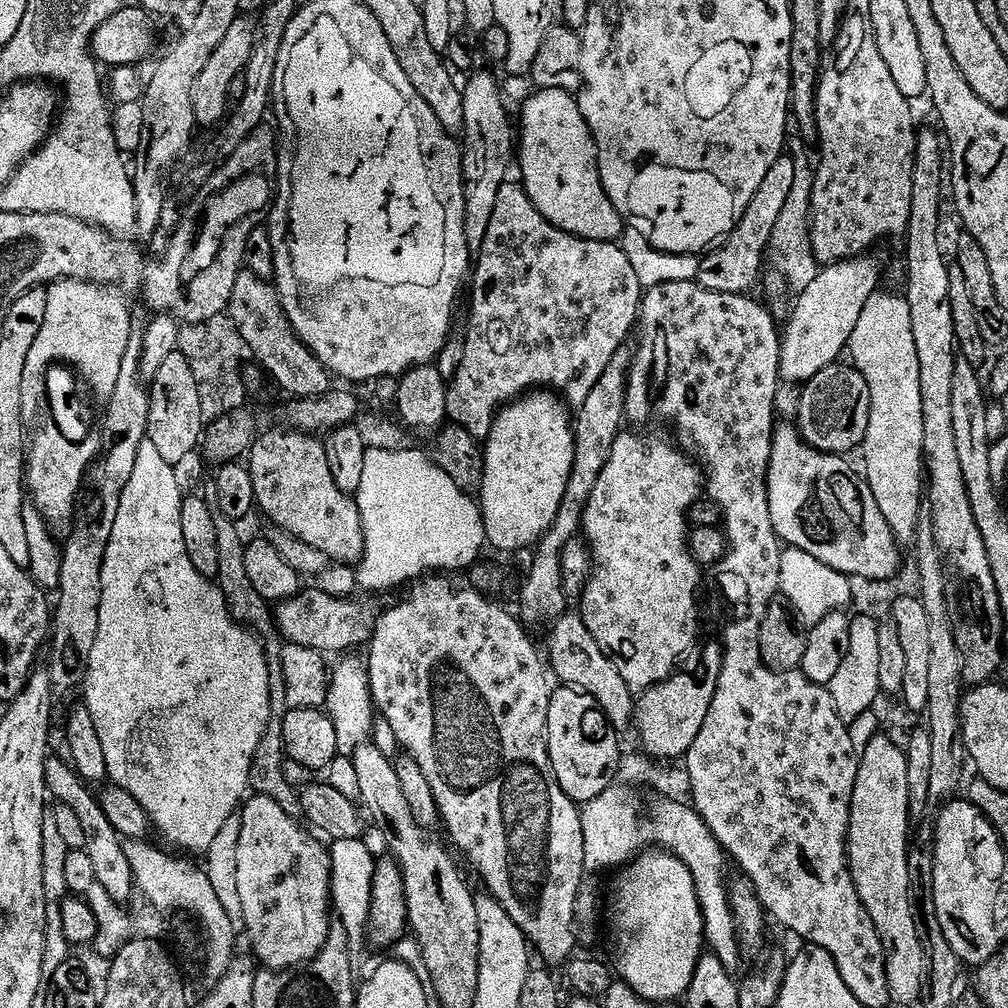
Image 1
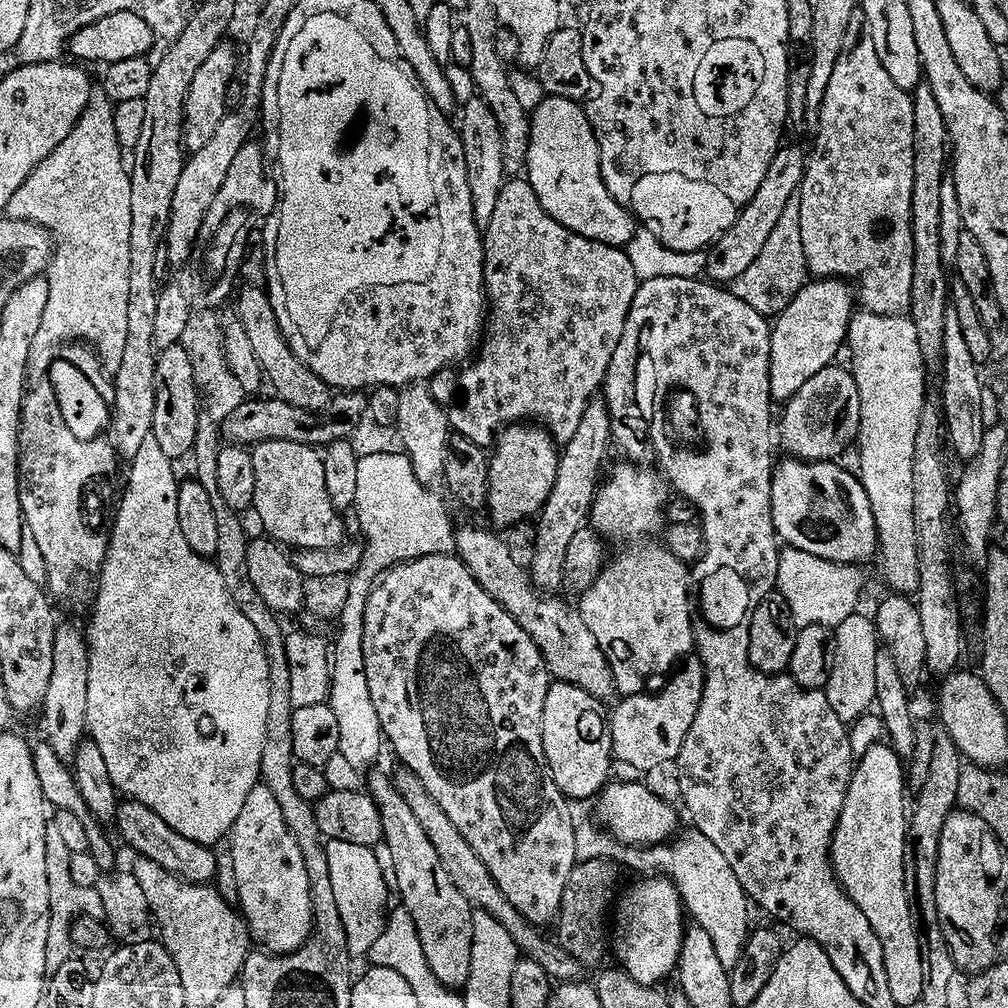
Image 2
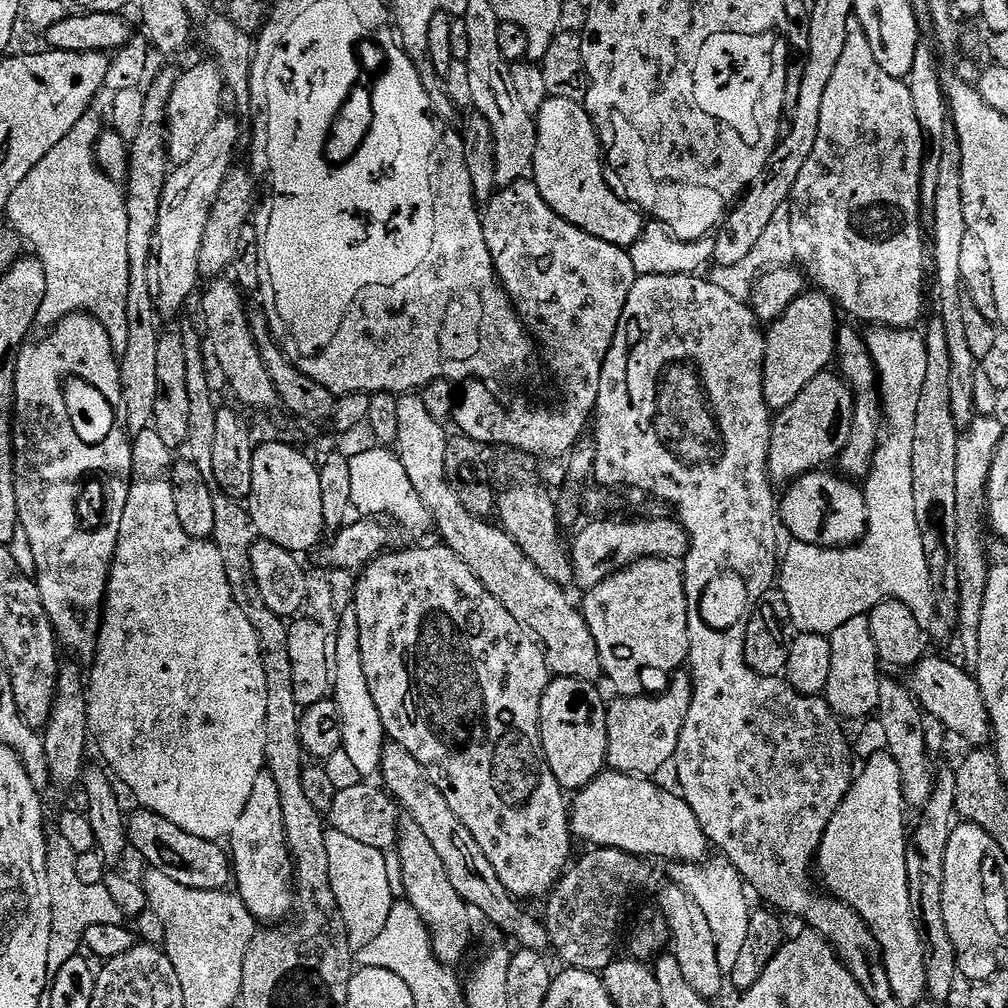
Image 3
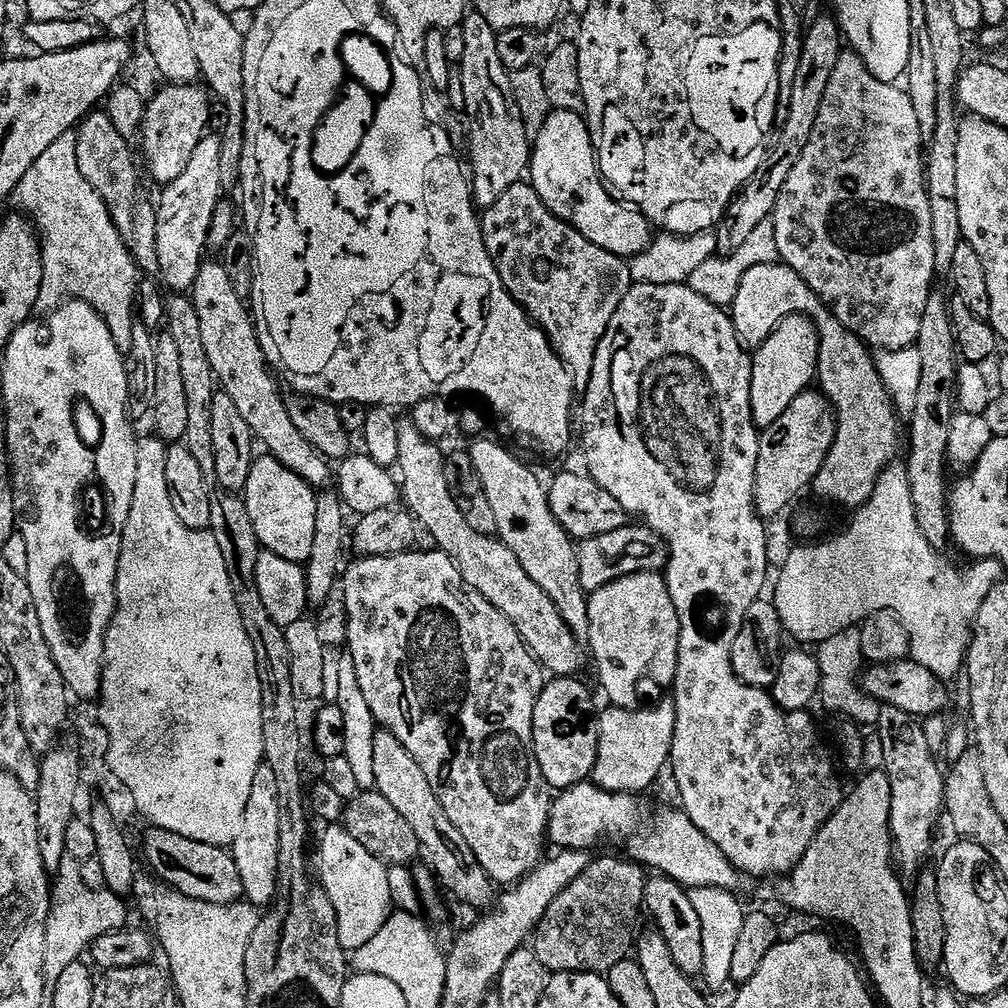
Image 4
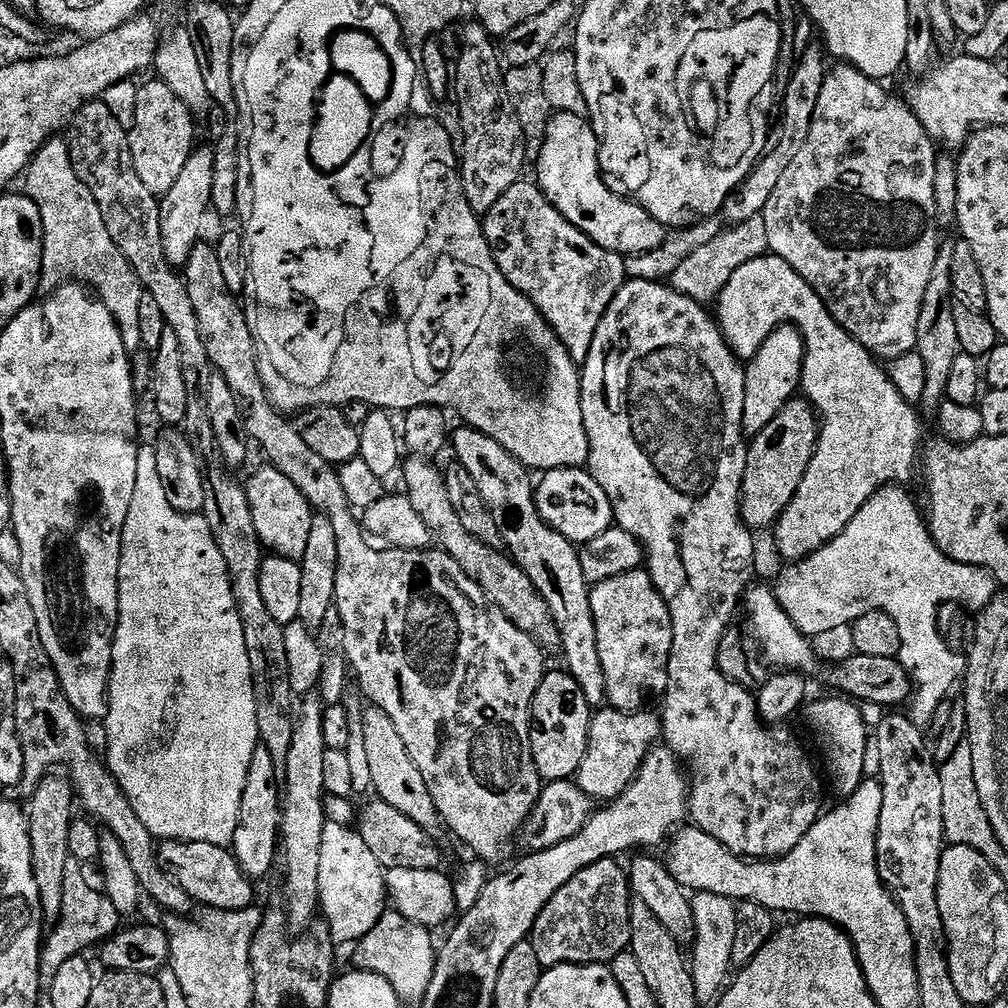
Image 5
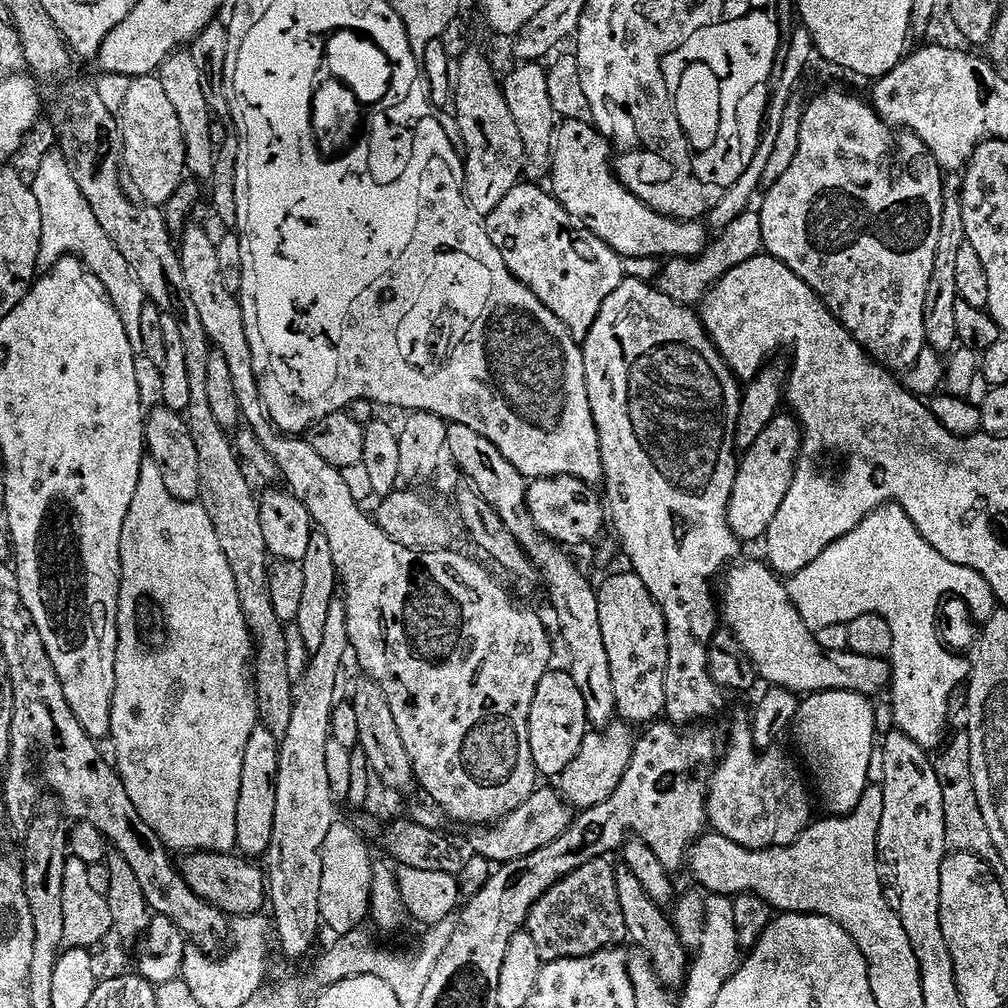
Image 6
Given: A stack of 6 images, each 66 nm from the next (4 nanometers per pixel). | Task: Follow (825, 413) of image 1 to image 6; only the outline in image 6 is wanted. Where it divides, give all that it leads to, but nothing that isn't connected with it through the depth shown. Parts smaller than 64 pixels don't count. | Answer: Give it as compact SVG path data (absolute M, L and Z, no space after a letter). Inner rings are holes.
M778 414L770 422L770 426L766 426L766 430L758 434L758 442L754 442L754 446L743 453L736 470L734 490L728 503L728 521L730 530L742 542L763 541L767 537L770 522L774 520L778 506L782 506L796 476L802 429L795 415L784 415Z

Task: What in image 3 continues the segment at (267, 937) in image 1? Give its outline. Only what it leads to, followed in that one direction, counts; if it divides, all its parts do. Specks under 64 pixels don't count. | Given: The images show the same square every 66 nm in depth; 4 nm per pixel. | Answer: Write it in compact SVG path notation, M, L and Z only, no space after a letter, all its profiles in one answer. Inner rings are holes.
M266 770L260 772L254 781L250 802L246 802L246 810L242 810L238 826L234 826L230 843L234 888L250 914L257 922L265 920L263 923L268 926L287 921L293 915L296 904L292 856L288 852L282 826L282 802L278 798L278 785Z

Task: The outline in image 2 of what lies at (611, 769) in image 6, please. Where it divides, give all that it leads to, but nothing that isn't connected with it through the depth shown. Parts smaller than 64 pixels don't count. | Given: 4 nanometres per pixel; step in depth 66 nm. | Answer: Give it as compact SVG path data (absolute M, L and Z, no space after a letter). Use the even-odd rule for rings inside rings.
M700 666L680 671L671 673L672 681L661 692L653 696L641 694L623 697L613 712L611 709L612 750L619 763L621 760L636 772L652 772L663 764L671 765L680 756L682 742L686 742L686 734L690 734L690 726L694 726L694 718L698 718L708 677Z

